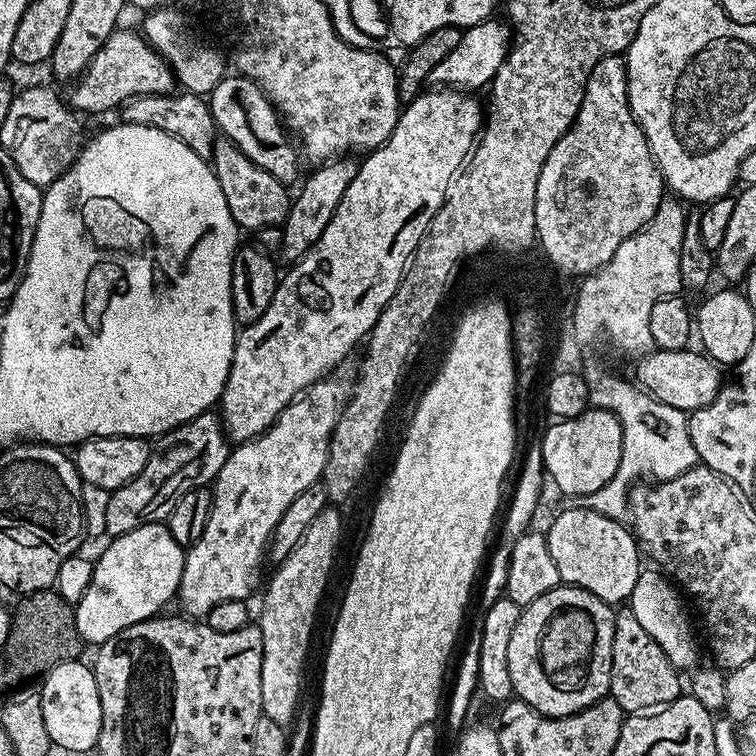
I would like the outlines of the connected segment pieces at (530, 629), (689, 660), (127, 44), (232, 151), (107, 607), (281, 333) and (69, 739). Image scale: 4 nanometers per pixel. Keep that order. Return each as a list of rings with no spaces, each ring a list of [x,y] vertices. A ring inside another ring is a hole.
[[[561,586],[523,605],[518,626],[510,634],[510,682],[515,699],[529,704],[542,716],[569,716],[581,712],[609,695],[612,643],[614,642],[613,605],[602,602],[581,588]]]
[[[659,570],[651,571],[641,571],[638,582],[634,582],[634,590],[630,597],[634,618],[638,618],[639,624],[646,629],[646,634],[650,634],[650,638],[654,638],[658,646],[662,646],[662,654],[666,654],[666,658],[677,670],[692,667],[695,669],[696,640],[692,637],[692,624],[688,621],[687,610],[684,609],[685,601],[677,585],[669,577]]]
[[[125,26],[114,31],[102,48],[94,54],[83,75],[71,85],[70,104],[77,113],[108,112],[111,108],[119,109],[126,100],[146,94],[166,94],[177,87],[176,74],[160,53],[144,39],[139,31],[131,32]]]
[[[223,134],[216,137],[210,163],[237,226],[255,230],[262,226],[283,225],[288,217],[290,192],[278,178],[274,178],[274,174],[266,174],[262,166],[250,162],[250,158],[246,158],[246,154],[242,154],[242,150],[238,150],[238,146],[234,146],[234,142],[227,140]]]
[[[167,523],[143,524],[126,534],[109,539],[104,553],[95,557],[92,570],[92,584],[86,586],[86,594],[75,604],[76,625],[80,639],[92,646],[104,643],[107,637],[118,634],[130,626],[143,620],[151,620],[180,591],[180,579],[184,569],[185,545],[174,542],[174,534],[170,534]]]
[[[436,86],[431,90],[433,92],[428,92],[428,90],[421,91],[419,96],[415,96],[411,102],[403,105],[398,122],[394,126],[388,141],[385,144],[381,144],[379,148],[373,148],[371,152],[367,153],[359,161],[350,186],[346,186],[346,190],[338,202],[338,210],[334,210],[334,218],[330,218],[330,226],[326,226],[326,230],[322,230],[322,238],[318,238],[318,242],[314,247],[301,260],[296,261],[295,264],[287,269],[288,273],[285,276],[283,273],[279,277],[274,290],[274,298],[270,298],[270,306],[266,306],[266,314],[262,314],[262,318],[258,318],[258,322],[247,325],[237,335],[234,354],[230,362],[230,374],[226,378],[226,386],[224,387],[224,392],[220,395],[220,403],[218,405],[219,411],[222,413],[224,430],[229,441],[243,442],[245,440],[253,440],[256,436],[261,436],[280,417],[284,407],[287,404],[291,404],[305,388],[309,388],[315,380],[323,380],[333,370],[339,369],[336,367],[351,354],[352,347],[356,343],[359,345],[367,337],[368,333],[372,331],[372,327],[378,322],[386,302],[390,302],[398,282],[404,276],[405,268],[408,267],[408,261],[412,259],[418,242],[424,236],[425,230],[430,226],[434,214],[438,214],[438,210],[442,206],[444,195],[448,189],[448,183],[452,181],[453,176],[460,171],[462,165],[467,161],[480,135],[480,129],[485,117],[481,101],[479,104],[472,97],[475,95],[447,86]]]
[[[63,660],[43,677],[39,690],[46,734],[50,734],[53,745],[68,752],[91,753],[102,730],[102,702],[98,698],[98,682],[91,667],[80,660]]]

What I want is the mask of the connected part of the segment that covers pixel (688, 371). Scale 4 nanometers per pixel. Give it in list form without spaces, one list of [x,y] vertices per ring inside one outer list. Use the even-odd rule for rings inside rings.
[[[688,348],[666,350],[665,352],[649,351],[639,361],[641,364],[636,368],[635,383],[658,402],[662,402],[666,406],[674,406],[685,414],[714,402],[722,383],[721,365],[717,364],[715,360],[711,360],[703,351],[692,351]]]

